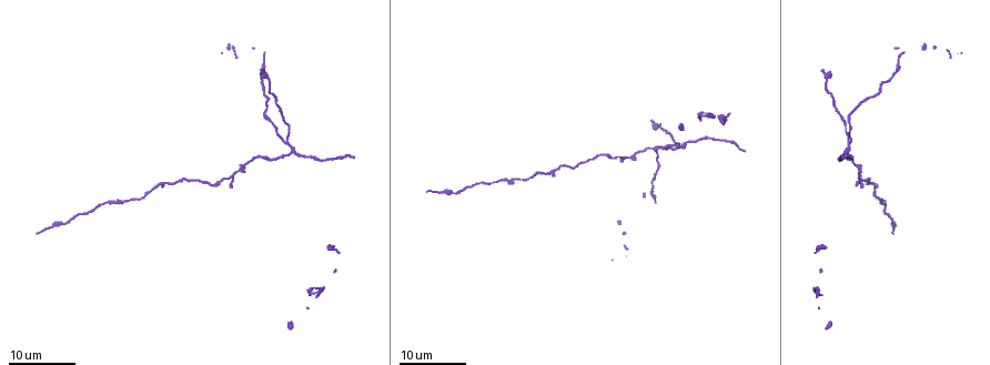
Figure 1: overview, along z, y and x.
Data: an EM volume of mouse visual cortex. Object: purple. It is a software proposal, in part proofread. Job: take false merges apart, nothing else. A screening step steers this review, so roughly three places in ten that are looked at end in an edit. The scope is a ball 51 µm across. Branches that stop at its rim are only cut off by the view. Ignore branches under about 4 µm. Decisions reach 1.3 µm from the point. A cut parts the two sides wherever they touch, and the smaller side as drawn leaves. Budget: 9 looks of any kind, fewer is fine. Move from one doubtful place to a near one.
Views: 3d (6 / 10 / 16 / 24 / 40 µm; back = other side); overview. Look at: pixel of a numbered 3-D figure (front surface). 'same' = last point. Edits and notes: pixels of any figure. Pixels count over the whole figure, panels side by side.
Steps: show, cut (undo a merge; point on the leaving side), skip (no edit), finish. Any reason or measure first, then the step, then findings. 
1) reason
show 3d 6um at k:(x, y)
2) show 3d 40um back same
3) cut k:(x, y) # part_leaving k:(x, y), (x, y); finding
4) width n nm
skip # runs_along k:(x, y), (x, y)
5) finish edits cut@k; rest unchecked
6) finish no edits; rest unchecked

sudden change in width
show 3d 24um at 1:(456, 190)

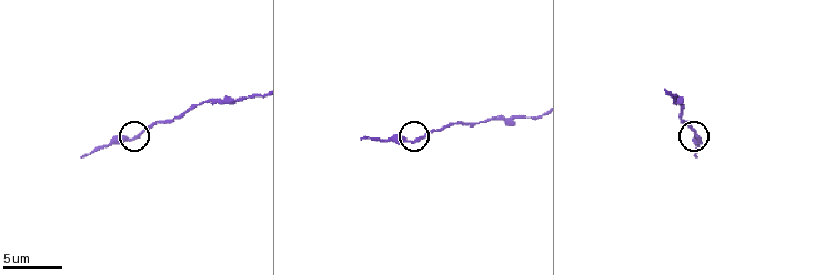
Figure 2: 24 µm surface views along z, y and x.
show 3d 6um at 2:(699, 136)

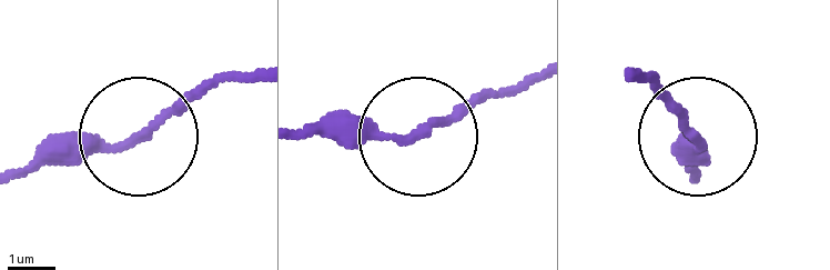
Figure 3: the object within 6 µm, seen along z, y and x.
width 170 nm
skip # runs_along 3:(639, 69), (687, 124), (695, 169); one neuron here

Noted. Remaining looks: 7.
sudden change in width
show 3d 10um at 2:(244, 98)

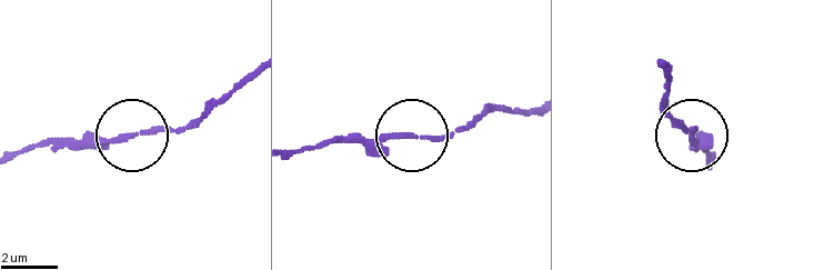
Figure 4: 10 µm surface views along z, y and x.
skip # runs_along 4:(250, 76), (178, 129), (99, 143), (38, 143); all the same neuron

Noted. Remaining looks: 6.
small branch off a trunk
show 3d 16um at 1:(238, 170)

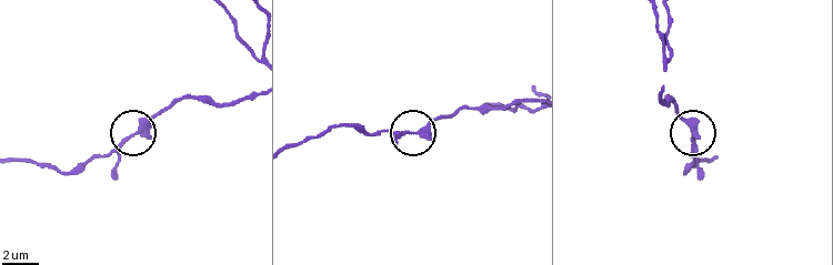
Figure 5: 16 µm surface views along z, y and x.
zoom in
show 3d 6um at 5:(408, 130)

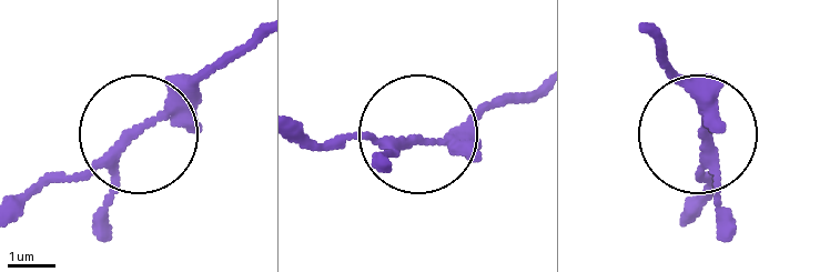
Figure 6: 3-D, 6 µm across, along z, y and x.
width 210 nm
skip # continuous, no second neuron

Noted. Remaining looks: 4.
three arms meet
show 3d 16um at 1:(289, 143)

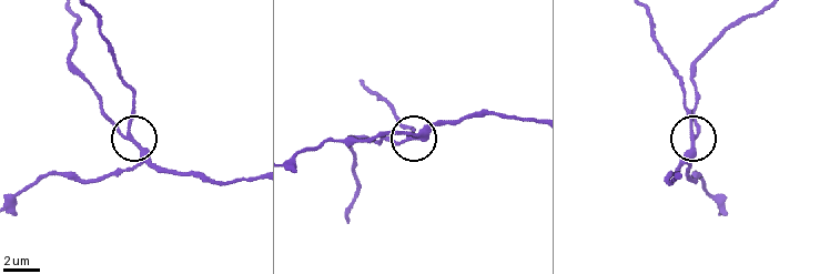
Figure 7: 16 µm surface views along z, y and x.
show 3d 10um at 7:(693, 137)

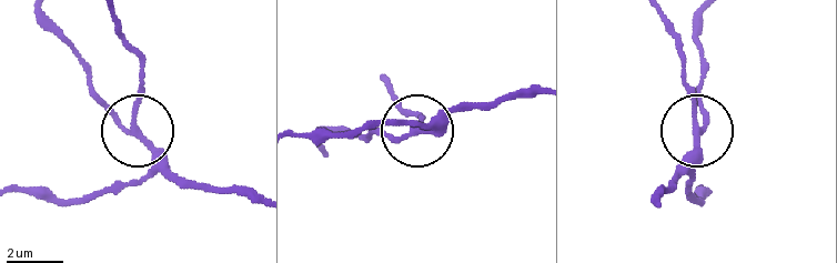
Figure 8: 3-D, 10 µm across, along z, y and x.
width 170 nm
skip # runs_along 8:(16, 190), (86, 196), (142, 175), (142, 56); continuous, no second neuron

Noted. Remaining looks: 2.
finish no edits; rest unchecked

